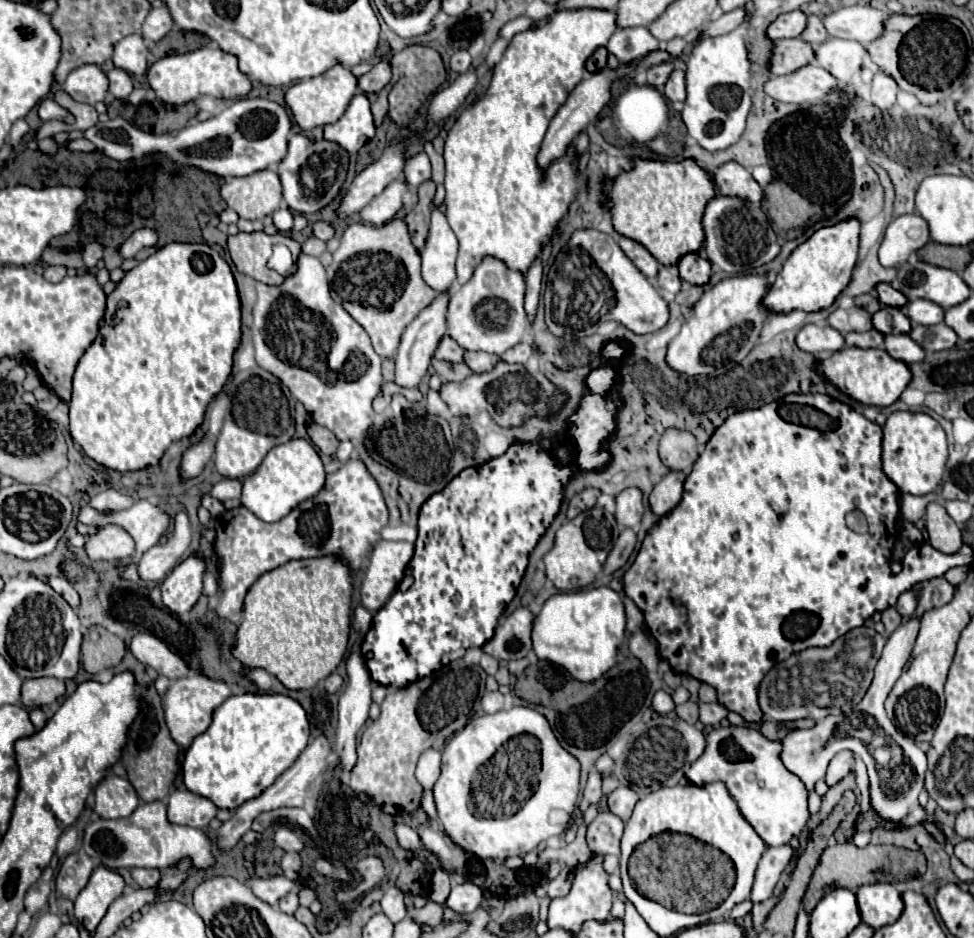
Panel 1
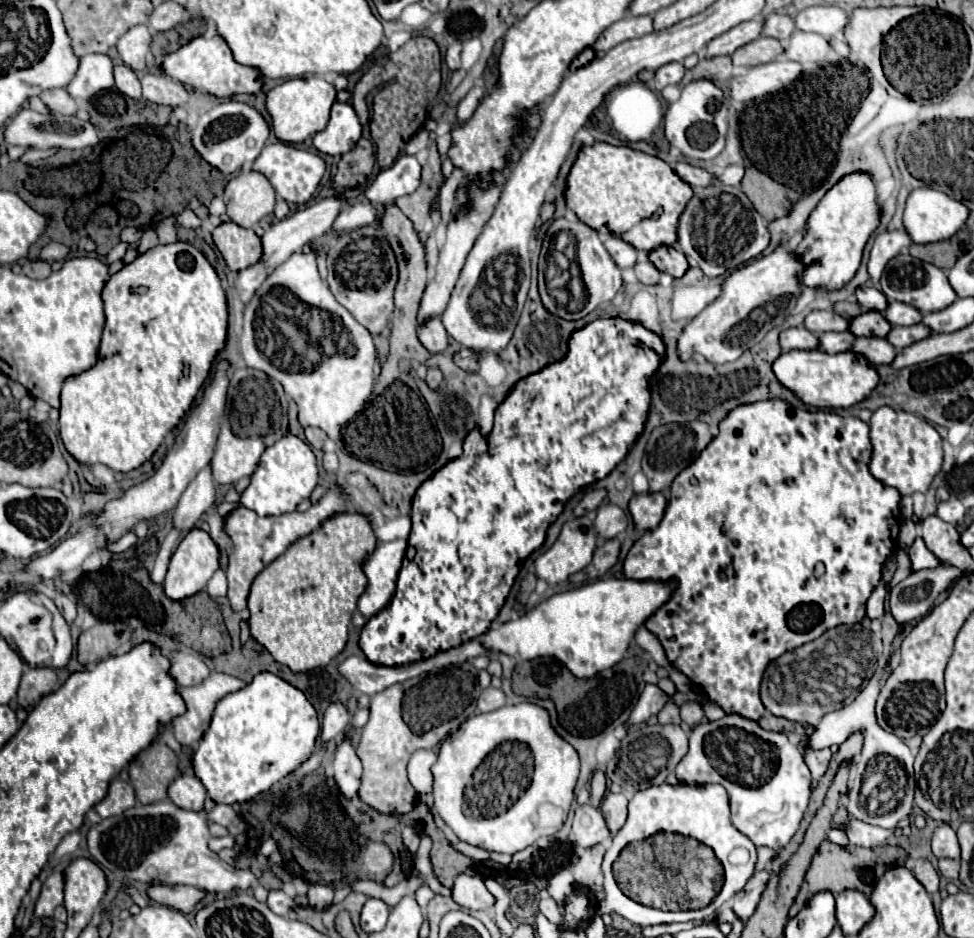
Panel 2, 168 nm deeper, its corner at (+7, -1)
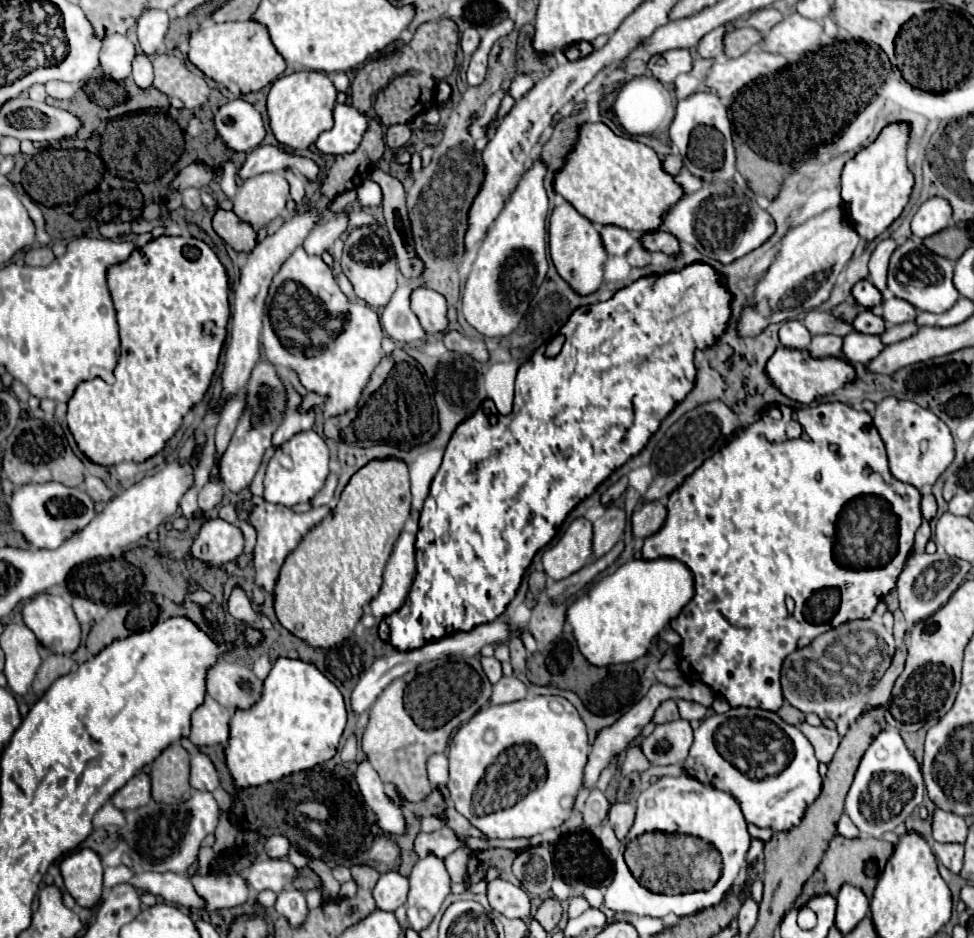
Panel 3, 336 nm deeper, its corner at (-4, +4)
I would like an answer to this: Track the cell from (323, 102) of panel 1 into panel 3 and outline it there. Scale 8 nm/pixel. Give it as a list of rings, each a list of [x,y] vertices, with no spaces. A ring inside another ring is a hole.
[[[294,72],[280,76],[268,92],[270,128],[276,140],[294,150],[304,150],[318,140],[318,136],[332,128],[332,110],[336,104],[336,88],[324,72]]]

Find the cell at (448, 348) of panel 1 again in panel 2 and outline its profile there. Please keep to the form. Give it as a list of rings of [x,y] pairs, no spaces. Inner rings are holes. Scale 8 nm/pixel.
[[[439,317],[437,319],[425,319],[425,323],[419,323],[417,337],[429,353],[441,353],[449,345],[447,343],[447,331],[445,331]]]

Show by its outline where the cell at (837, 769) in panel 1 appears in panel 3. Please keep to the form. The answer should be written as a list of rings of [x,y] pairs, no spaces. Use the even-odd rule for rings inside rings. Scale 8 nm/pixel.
[[[808,722],[800,724],[800,730],[802,734],[812,742],[814,750],[816,750],[816,758],[822,762],[822,764],[830,764],[836,750],[838,750],[838,744],[840,744],[840,738],[836,734],[836,730],[830,730],[826,726],[810,726]]]

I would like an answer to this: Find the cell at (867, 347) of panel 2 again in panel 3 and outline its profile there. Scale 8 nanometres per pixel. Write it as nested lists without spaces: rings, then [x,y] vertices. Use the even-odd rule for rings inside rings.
[[[852,332],[852,334],[844,336],[842,356],[848,358],[852,364],[856,364],[856,362],[868,364],[882,350],[884,350],[884,344],[882,344],[880,336],[868,336],[868,334],[860,334],[860,332]]]

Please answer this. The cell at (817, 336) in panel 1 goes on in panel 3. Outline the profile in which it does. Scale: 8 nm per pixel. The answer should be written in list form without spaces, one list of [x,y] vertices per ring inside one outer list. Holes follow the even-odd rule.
[[[788,320],[782,322],[780,328],[780,342],[786,348],[798,348],[798,350],[808,350],[810,342],[812,342],[812,334],[808,332],[808,328],[798,322],[798,320]]]

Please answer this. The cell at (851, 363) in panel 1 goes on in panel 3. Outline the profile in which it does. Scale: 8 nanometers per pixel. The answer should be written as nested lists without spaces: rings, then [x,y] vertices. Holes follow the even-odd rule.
[[[780,346],[776,350],[776,354],[768,360],[766,372],[772,378],[772,382],[780,388],[782,394],[786,394],[788,398],[802,402],[802,404],[810,404],[818,396],[832,394],[832,392],[844,388],[844,384],[850,384],[856,380],[854,366],[848,360],[844,360],[842,356],[814,358],[808,350],[792,350],[792,348],[784,348],[784,346]]]

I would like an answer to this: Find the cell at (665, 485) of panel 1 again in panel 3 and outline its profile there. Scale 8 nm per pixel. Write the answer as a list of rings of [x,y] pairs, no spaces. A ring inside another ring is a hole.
[[[658,500],[654,502],[644,502],[640,508],[632,514],[632,534],[634,538],[648,538],[656,534],[664,522],[666,522],[666,506]]]

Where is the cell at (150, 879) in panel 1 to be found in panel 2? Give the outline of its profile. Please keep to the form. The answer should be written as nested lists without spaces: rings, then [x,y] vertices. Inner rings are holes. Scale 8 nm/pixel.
[[[153,885],[149,887],[149,897],[165,907],[177,909],[181,913],[191,913],[207,897],[205,889],[189,887],[189,885]]]

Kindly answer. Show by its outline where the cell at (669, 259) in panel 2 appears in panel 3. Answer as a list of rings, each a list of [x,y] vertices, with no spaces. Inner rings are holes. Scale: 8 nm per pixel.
[[[658,230],[656,234],[644,234],[644,248],[650,252],[664,252],[668,256],[678,256],[680,254],[680,242],[676,236]]]

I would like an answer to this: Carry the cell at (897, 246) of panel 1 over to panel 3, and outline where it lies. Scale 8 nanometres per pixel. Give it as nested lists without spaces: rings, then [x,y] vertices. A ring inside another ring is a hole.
[[[886,238],[882,240],[876,250],[872,252],[870,256],[870,262],[868,262],[868,268],[870,268],[870,282],[884,294],[888,294],[888,288],[886,288],[886,272],[888,272],[888,260],[892,256],[892,252],[898,248],[898,244],[892,240],[892,238]]]

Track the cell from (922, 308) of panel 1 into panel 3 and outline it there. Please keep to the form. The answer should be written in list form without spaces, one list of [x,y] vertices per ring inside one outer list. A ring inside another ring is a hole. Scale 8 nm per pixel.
[[[886,298],[882,302],[882,308],[884,308],[884,314],[882,318],[886,322],[892,322],[892,324],[902,324],[902,322],[908,322],[908,320],[916,320],[918,316],[918,310],[910,304],[910,302],[904,302],[902,298]]]

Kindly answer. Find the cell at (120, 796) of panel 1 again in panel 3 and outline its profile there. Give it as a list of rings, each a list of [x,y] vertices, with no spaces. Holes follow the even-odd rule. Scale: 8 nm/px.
[[[140,772],[134,778],[130,778],[114,796],[112,796],[112,804],[126,812],[126,810],[134,810],[140,806],[146,806],[150,802],[150,778],[148,774]]]

